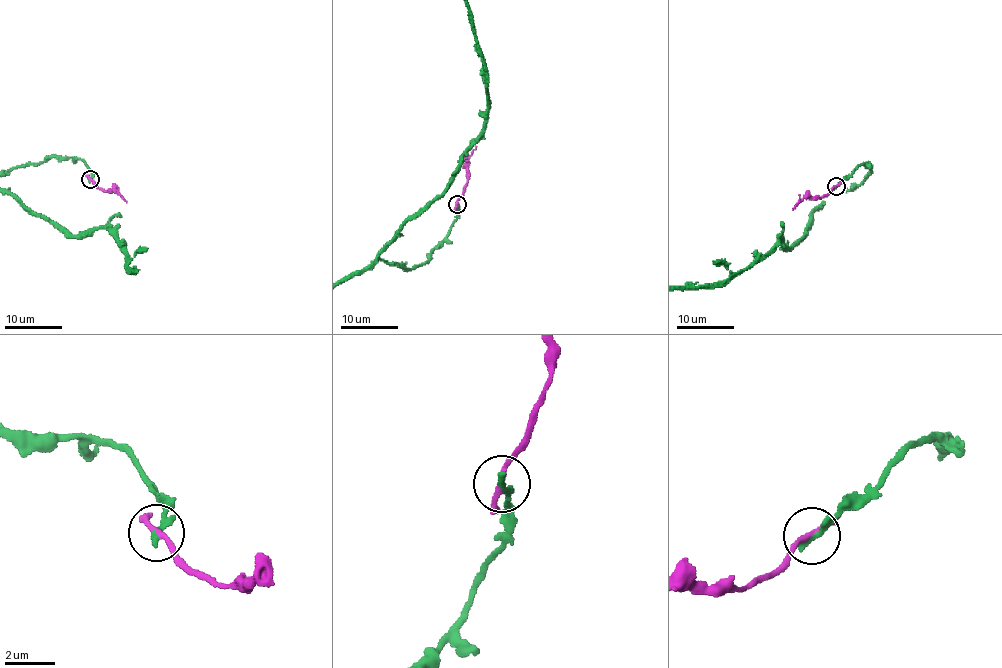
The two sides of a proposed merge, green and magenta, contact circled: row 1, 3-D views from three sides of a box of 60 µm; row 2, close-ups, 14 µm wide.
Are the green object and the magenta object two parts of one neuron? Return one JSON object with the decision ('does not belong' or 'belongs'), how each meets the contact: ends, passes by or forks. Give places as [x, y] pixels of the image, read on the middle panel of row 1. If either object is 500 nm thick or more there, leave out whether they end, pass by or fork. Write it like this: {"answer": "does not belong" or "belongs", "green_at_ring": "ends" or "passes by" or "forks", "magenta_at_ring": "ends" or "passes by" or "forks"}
{"answer": "does not belong", "green_at_ring": "ends", "magenta_at_ring": "passes by"}

